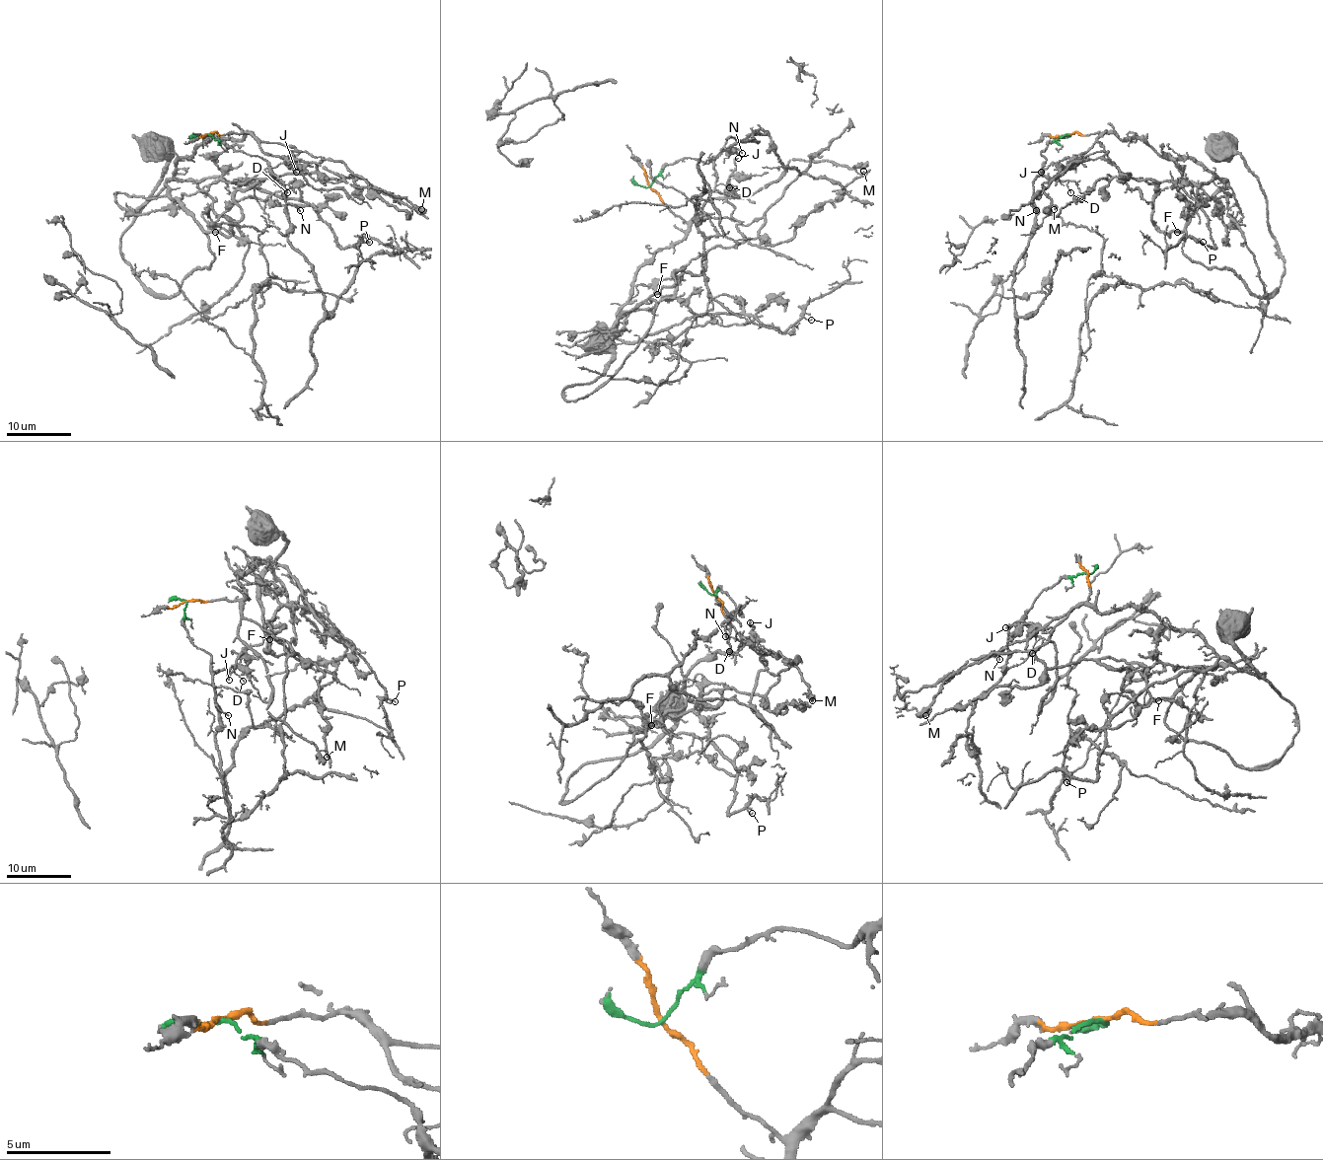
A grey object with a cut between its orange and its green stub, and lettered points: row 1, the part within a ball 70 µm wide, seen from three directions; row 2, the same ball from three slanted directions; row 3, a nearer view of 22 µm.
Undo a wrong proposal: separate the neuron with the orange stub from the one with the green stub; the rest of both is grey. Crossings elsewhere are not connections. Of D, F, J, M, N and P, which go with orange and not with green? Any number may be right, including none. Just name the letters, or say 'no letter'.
F, J, M, P

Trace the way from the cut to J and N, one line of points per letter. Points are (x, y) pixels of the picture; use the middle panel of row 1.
J: (650, 185), (676, 215), (691, 222), (708, 200), (724, 195), (736, 167), (734, 160), (737, 158)
N: (650, 185), (674, 162), (689, 158), (706, 163), (722, 150), (736, 147), (742, 153)

